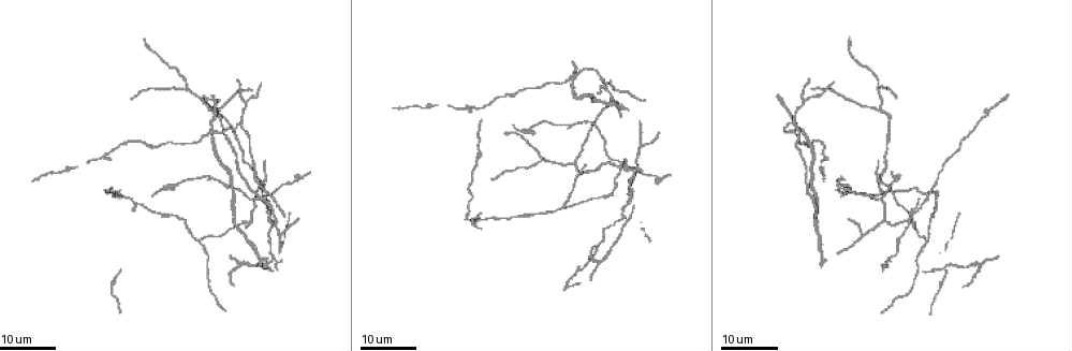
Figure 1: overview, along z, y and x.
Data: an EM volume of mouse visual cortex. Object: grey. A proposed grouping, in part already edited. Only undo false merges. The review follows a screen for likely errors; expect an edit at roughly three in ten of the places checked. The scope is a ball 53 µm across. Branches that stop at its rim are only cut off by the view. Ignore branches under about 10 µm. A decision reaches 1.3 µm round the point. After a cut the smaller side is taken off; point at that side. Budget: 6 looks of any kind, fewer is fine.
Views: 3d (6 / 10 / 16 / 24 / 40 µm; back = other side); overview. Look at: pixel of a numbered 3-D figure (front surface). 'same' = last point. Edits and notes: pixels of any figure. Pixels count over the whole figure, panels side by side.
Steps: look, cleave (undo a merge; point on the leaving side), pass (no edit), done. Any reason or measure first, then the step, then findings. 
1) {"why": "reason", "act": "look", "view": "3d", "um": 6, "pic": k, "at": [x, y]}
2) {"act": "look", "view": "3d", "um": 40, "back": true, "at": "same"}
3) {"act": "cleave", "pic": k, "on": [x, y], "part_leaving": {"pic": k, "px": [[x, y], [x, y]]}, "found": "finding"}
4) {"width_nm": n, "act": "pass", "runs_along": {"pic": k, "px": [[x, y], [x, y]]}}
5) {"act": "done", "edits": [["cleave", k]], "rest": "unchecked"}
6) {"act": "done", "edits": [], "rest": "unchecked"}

{"why": "arms part here", "act": "look", "view": "3d", "um": 16, "pic": 1, "at": [200, 242]}

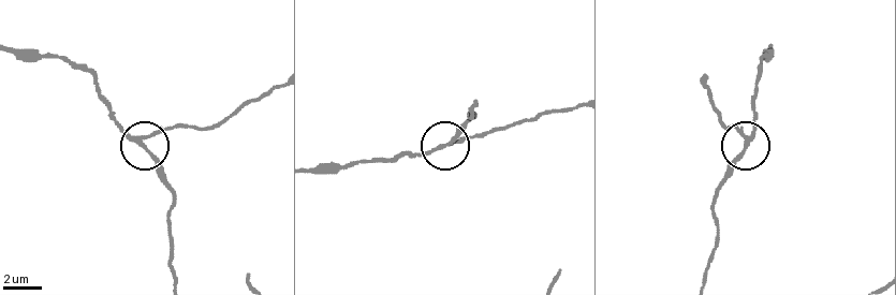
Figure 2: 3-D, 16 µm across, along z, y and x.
{"act": "look", "view": "3d", "um": 10, "pic": 2, "at": [744, 144]}

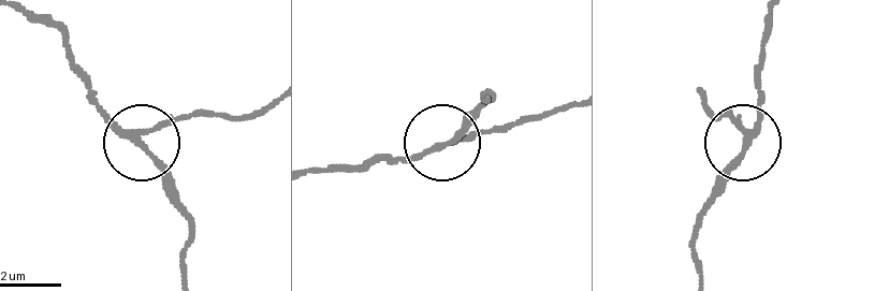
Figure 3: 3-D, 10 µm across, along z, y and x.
{"side_arm_um": 18, "act": "cleave", "pic": 3, "on": [178, 118], "part_leaving": {"pic": 3, "px": [[140, 132], [268, 106]]}, "found": "a second neuron is stuck on"}

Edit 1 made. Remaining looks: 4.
{"act": "look", "view": "overview"}

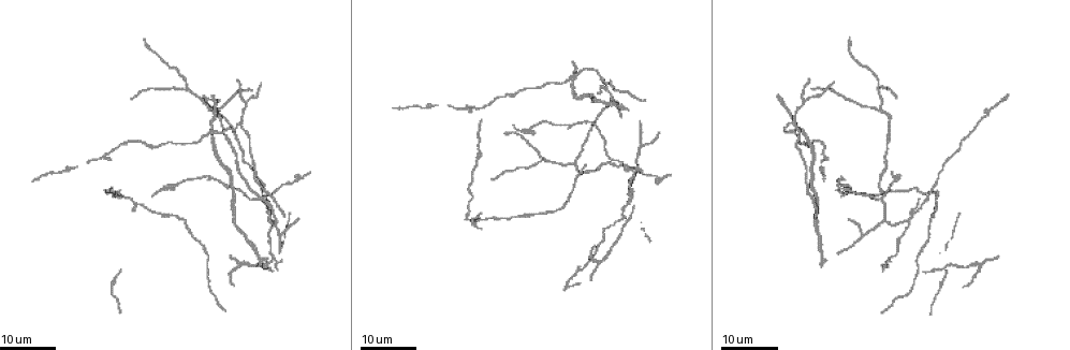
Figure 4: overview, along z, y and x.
{"why": "thick turns thin", "act": "look", "view": "3d", "um": 16, "pic": 4, "at": [468, 218]}

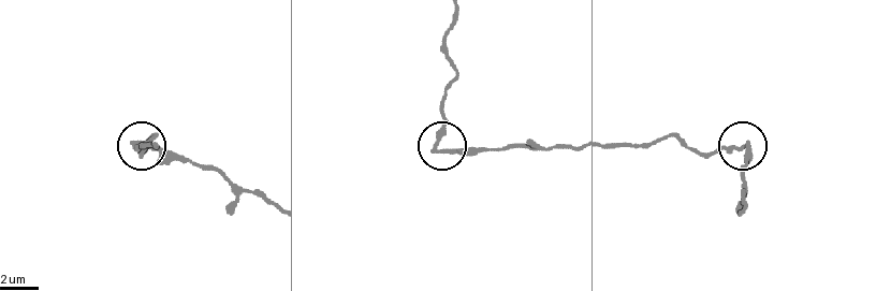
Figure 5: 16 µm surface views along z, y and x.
{"why": "zoom in", "act": "look", "view": "3d", "um": 10, "pic": 5, "at": [738, 148]}

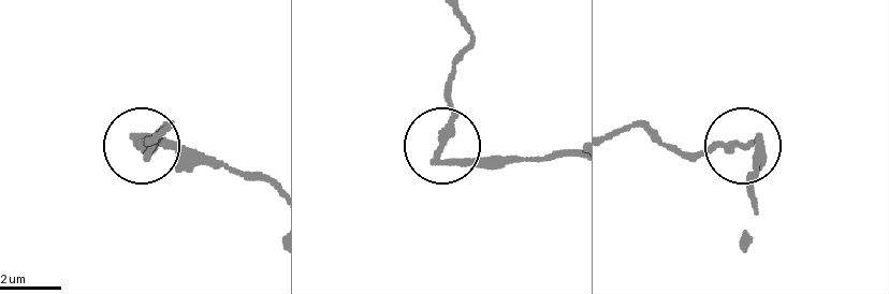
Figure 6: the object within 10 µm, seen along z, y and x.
{"act": "cleave", "pic": 6, "on": [450, 120], "part_leaving": {"pic": 6, "px": [[439, 158], [451, 69], [472, 38], [464, 15]]}, "found": "two neurons meet here"}

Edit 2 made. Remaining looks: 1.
{"act": "done", "edits": [["cleave", 3], ["cleave", 6]], "rest": "unchecked"}

